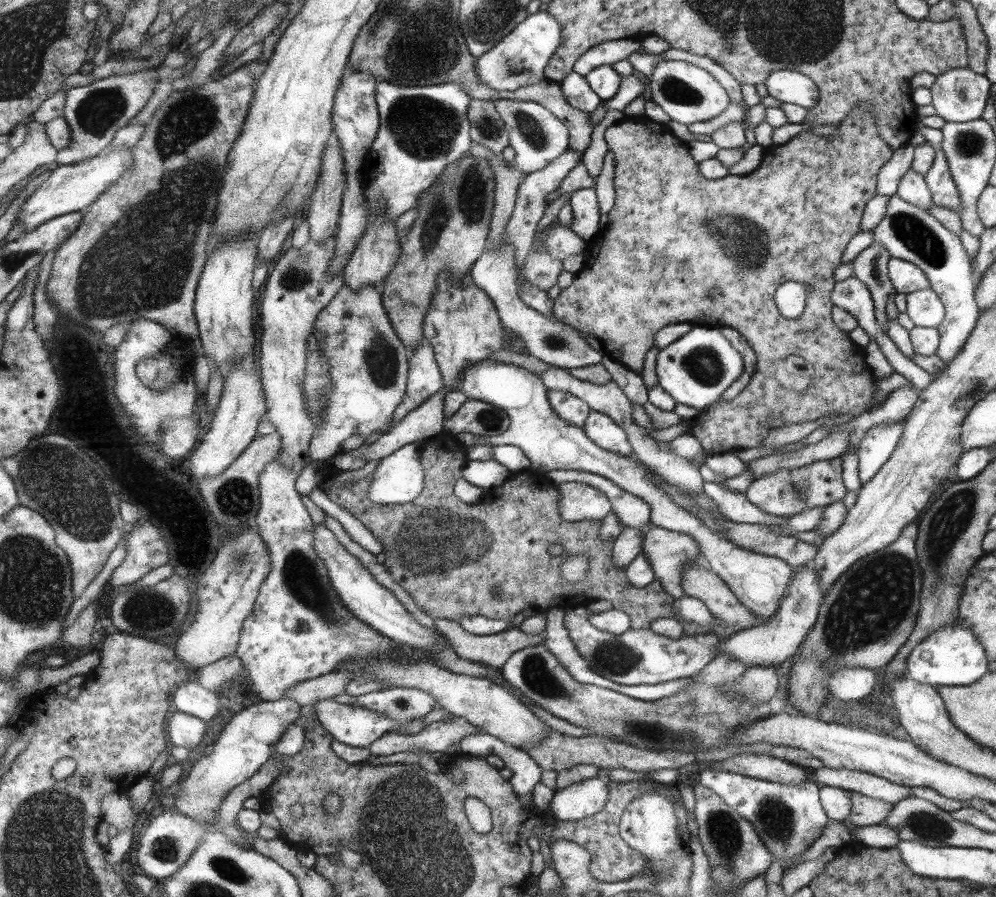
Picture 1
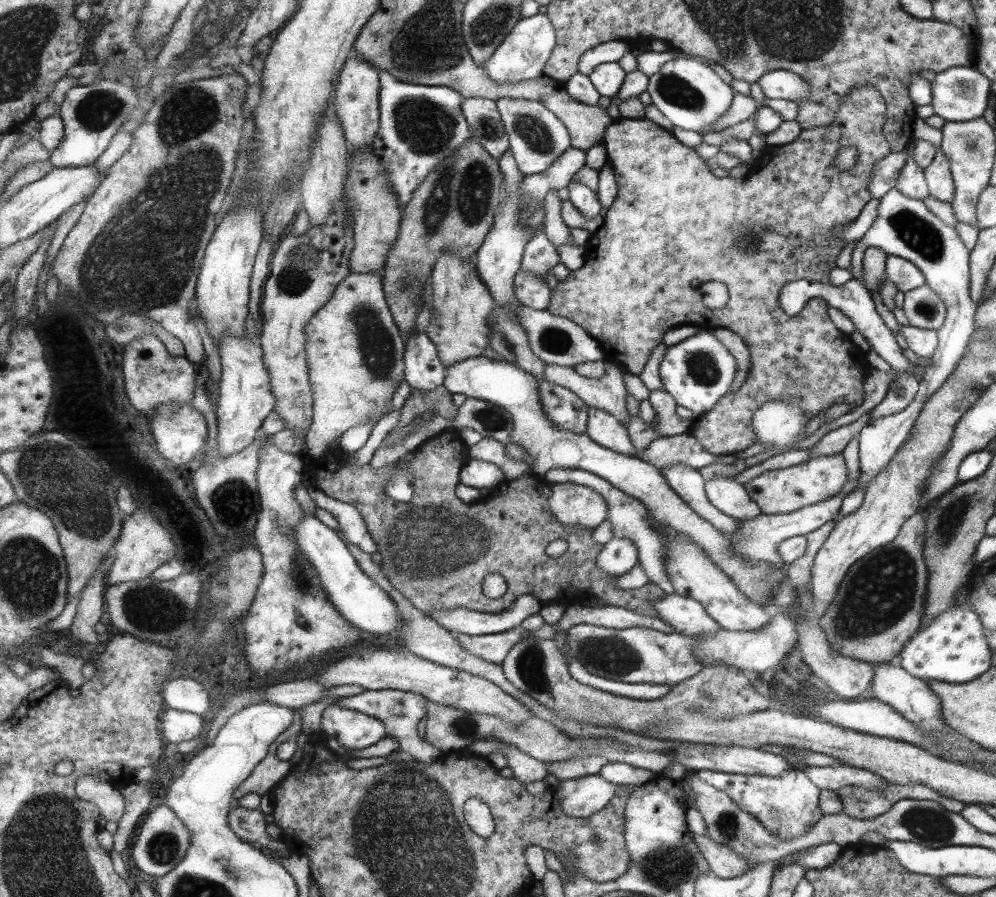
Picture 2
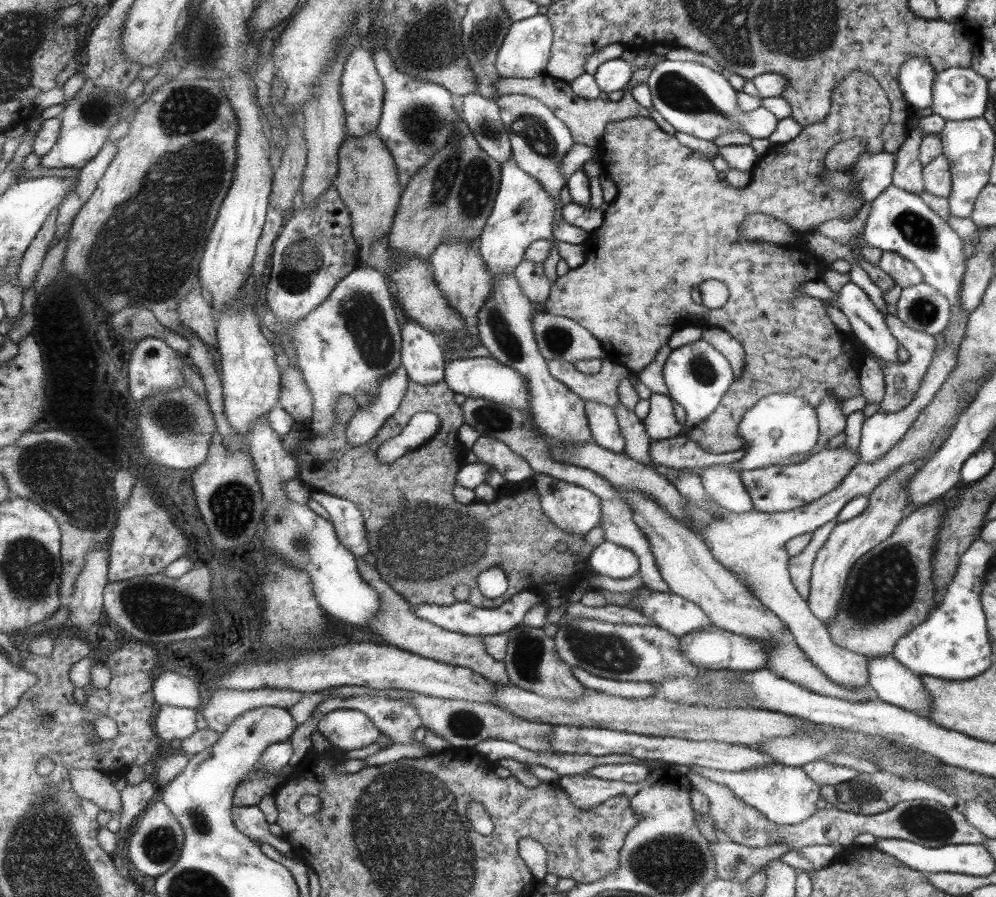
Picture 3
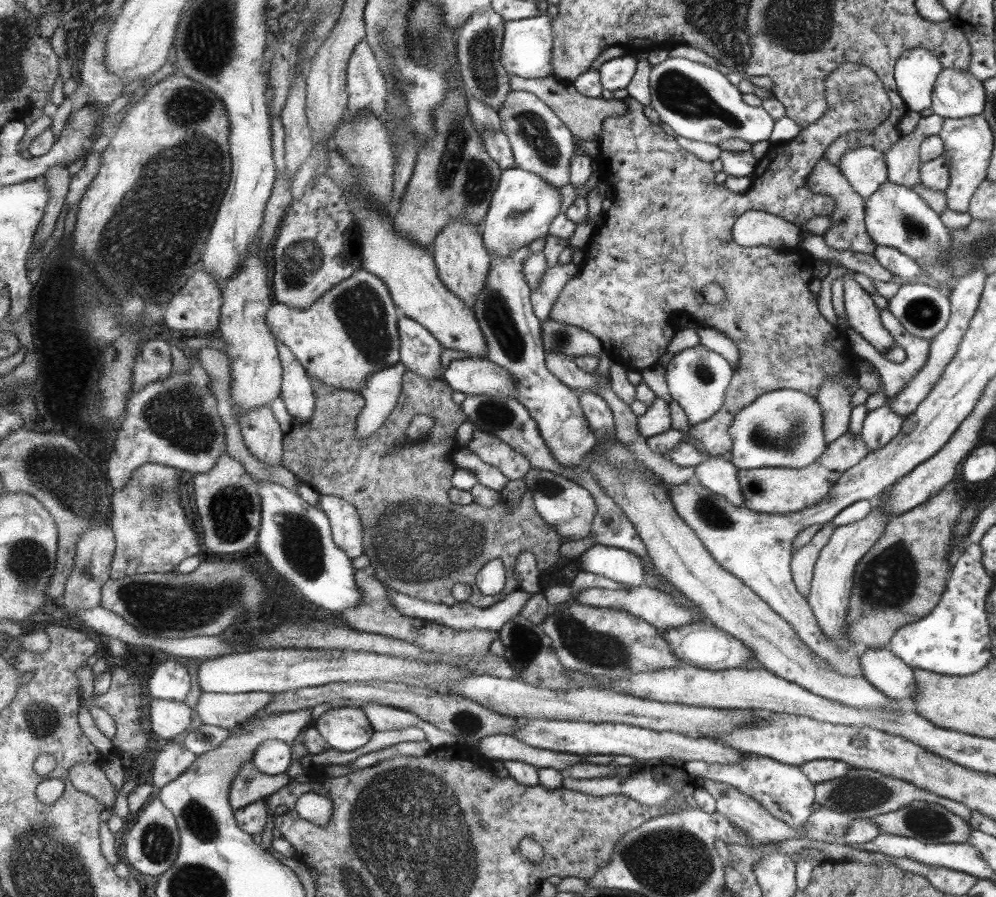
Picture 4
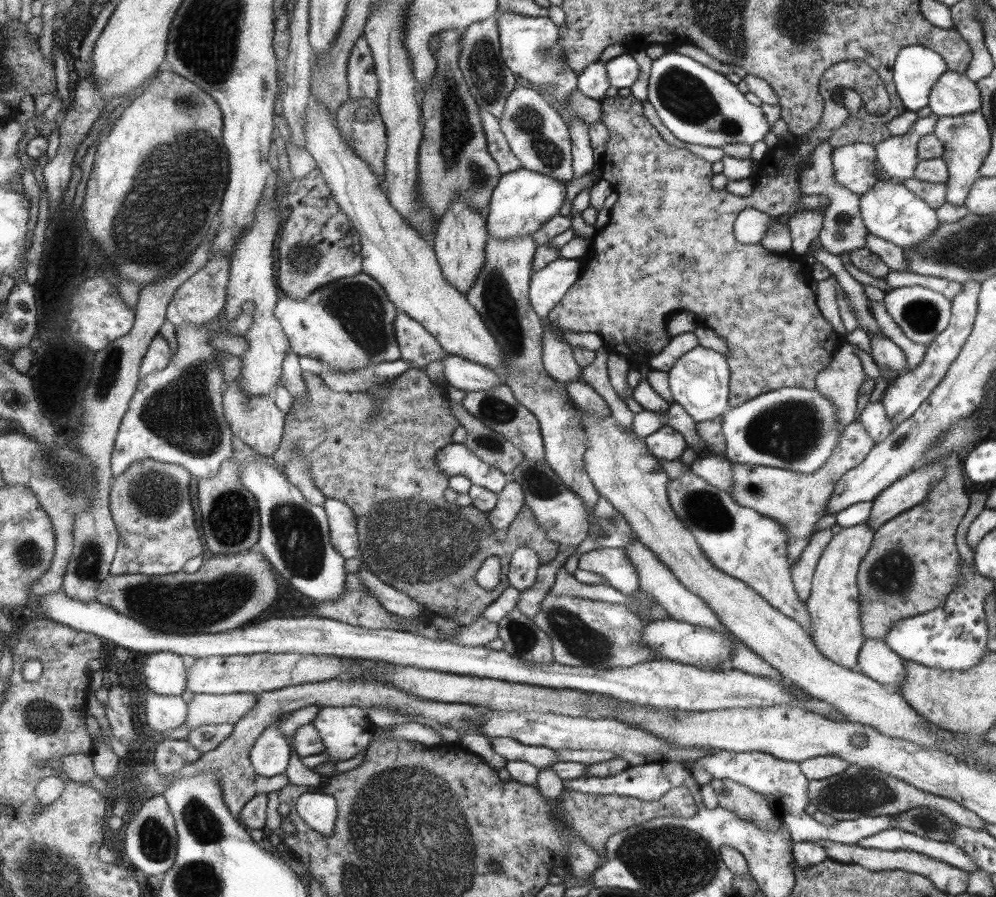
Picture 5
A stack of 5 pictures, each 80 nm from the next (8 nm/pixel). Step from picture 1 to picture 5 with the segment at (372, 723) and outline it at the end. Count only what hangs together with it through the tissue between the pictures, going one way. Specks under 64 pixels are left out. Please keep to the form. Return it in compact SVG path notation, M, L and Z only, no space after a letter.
M356 706L320 708L311 724L316 727L324 750L331 758L327 762L334 763L364 753L375 731L365 709Z

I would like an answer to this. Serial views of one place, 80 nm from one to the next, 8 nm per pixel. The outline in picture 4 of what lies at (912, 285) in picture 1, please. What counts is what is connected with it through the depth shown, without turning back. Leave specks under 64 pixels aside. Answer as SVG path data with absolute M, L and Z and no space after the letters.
M875 244L874 259L892 276L900 278L900 282L909 283L912 278L922 274L922 268L908 256L901 254L890 246L879 246Z

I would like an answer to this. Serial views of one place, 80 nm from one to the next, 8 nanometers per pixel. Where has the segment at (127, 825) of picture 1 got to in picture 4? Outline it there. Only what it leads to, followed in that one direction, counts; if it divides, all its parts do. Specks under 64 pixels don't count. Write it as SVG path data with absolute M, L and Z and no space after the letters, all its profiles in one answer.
M78 764L71 769L70 780L75 789L97 799L107 810L115 806L118 790L100 765Z

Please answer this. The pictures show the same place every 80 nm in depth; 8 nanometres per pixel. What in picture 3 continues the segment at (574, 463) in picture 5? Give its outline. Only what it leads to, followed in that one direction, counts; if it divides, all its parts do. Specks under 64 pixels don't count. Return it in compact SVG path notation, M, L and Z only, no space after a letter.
M512 272L504 274L500 278L493 280L492 294L481 312L477 313L477 334L479 334L480 345L485 347L491 358L497 360L499 364L513 368L515 372L519 372L521 376L527 379L527 388L530 392L530 412L533 416L533 422L537 426L537 430L541 432L545 441L561 442L561 444L585 444L592 441L591 429L588 427L588 419L584 411L585 402L575 393L553 379L549 373L547 361L537 353L536 334L533 333L533 312L532 306L527 298L523 296L521 289L517 286Z

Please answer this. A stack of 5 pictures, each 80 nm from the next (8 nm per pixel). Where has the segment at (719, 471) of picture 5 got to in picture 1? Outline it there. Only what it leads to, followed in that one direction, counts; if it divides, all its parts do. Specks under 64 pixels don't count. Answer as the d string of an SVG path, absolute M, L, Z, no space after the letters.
M702 482L702 490L718 506L724 518L737 524L762 524L774 526L782 524L786 517L774 517L765 512L761 512L754 504L748 502L744 494L734 491L724 490L719 484L714 482Z

